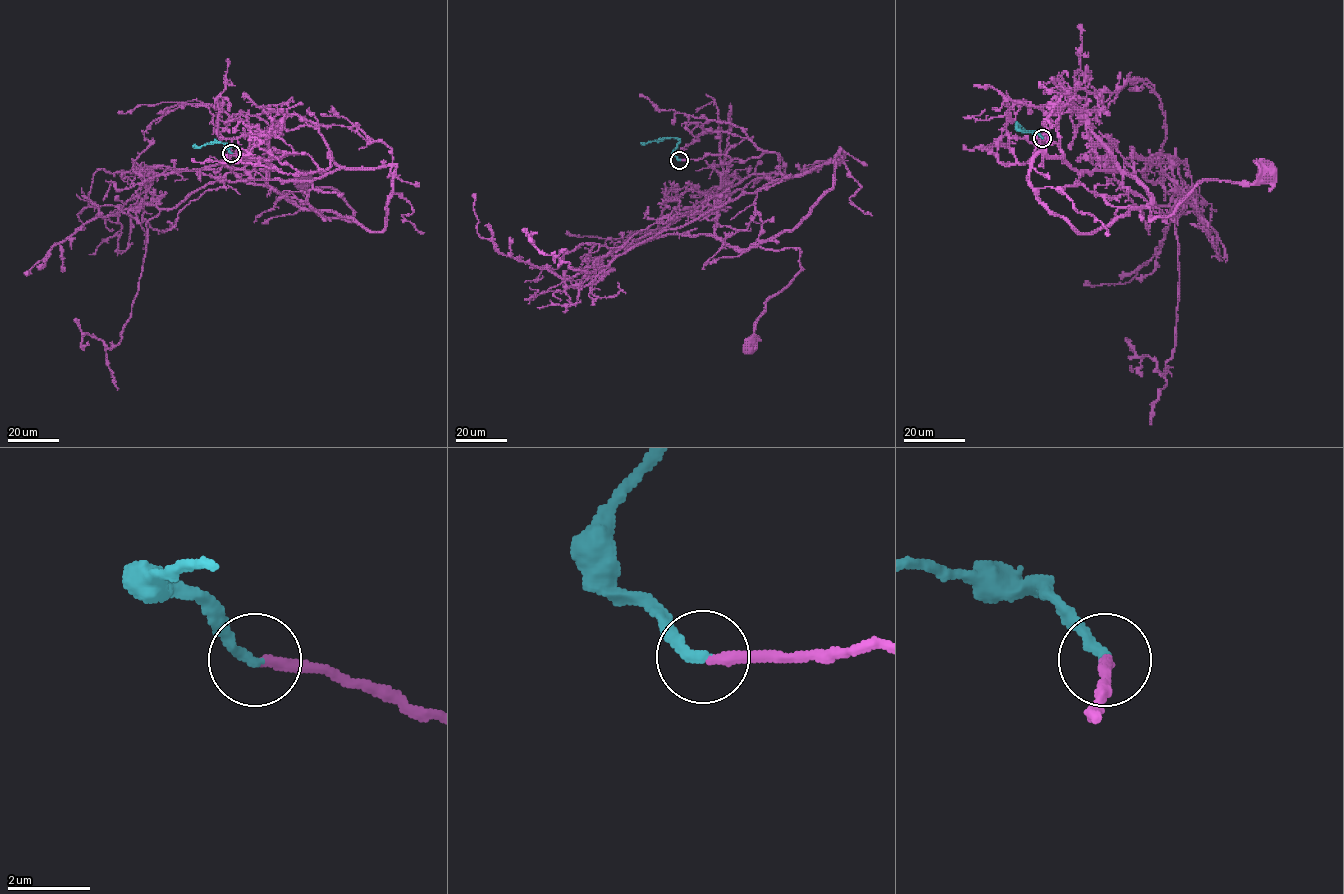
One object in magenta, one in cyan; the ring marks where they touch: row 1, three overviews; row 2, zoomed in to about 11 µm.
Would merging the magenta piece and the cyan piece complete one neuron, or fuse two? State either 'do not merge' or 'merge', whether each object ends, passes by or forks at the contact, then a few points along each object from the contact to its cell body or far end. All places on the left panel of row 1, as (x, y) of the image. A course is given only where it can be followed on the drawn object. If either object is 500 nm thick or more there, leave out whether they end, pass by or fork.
merge; magenta ends there; cyan ends there; magenta runs (232, 153), (291, 154), (271, 127), (267, 185), (350, 222), (353, 208), (334, 190), (303, 190), (299, 181); cyan runs (231, 153), (226, 148), (231, 146), (229, 144), (212, 142), (192, 146)

